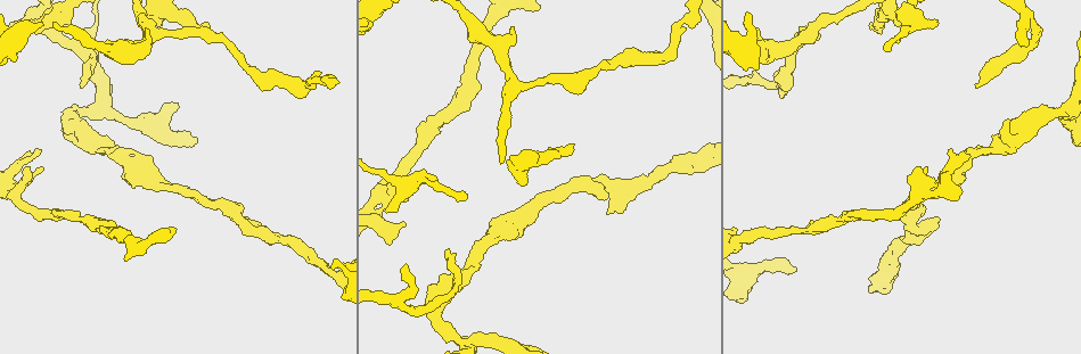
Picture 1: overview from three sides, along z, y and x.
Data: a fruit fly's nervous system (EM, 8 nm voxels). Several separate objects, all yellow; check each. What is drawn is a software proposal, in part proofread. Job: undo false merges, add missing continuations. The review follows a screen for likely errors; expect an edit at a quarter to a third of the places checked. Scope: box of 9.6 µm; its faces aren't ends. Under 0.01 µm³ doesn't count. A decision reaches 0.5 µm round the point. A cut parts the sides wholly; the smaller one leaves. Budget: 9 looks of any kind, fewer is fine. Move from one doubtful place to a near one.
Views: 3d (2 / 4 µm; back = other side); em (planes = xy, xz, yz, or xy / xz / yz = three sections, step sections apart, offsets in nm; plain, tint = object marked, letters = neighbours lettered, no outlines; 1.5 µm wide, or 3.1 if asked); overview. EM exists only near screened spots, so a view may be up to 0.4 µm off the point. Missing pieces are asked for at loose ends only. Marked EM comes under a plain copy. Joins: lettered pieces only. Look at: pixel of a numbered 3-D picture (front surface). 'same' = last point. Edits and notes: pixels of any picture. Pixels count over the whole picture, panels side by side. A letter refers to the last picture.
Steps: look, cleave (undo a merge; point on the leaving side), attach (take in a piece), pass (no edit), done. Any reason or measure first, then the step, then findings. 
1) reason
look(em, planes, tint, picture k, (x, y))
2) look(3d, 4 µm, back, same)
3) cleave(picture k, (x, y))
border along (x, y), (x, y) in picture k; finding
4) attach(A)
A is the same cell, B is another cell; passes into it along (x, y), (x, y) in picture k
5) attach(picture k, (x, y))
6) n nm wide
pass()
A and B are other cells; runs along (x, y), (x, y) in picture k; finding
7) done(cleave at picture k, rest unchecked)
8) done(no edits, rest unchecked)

free end
look(em, planes, letters, picture 1, (571, 145))

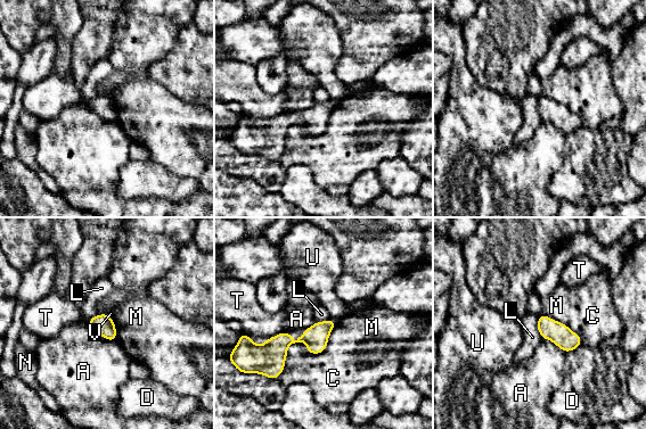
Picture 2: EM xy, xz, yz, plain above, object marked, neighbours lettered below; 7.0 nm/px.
pass()
A, C, D, L, M, N, T, U and V are other cells; runs along (332, 323), (315, 337), (260, 351) in picture 2; no lettered piece goes on from it

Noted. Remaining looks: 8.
look(em, planes, letters, picture 1, (145, 28))

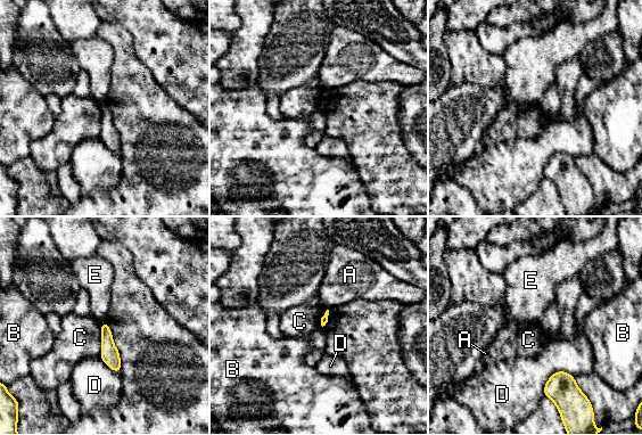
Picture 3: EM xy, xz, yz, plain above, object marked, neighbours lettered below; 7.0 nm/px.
pass()
A, B, C, D and E are other cells; border along (100, 323), (101, 351), (98, 355) in picture 3; no lettered piece goes on from it

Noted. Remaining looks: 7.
sharp bend
look(3d, 4 µm, back, picture 1, (923, 195))

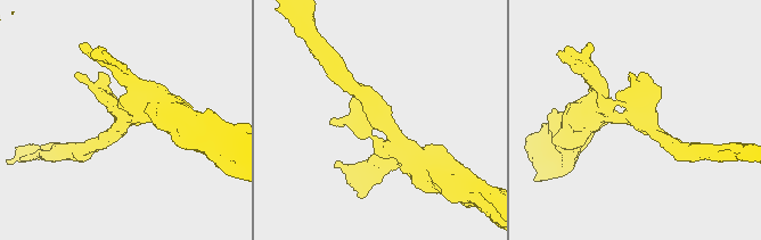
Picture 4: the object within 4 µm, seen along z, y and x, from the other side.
look(em, yz, step 8, tint, picture 4, (630, 118))

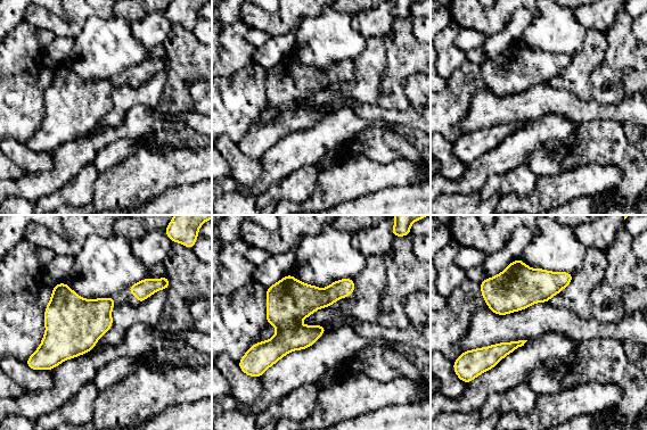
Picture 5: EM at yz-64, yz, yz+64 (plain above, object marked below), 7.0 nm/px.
another direction
look(em, xz, step 4, letters, same)

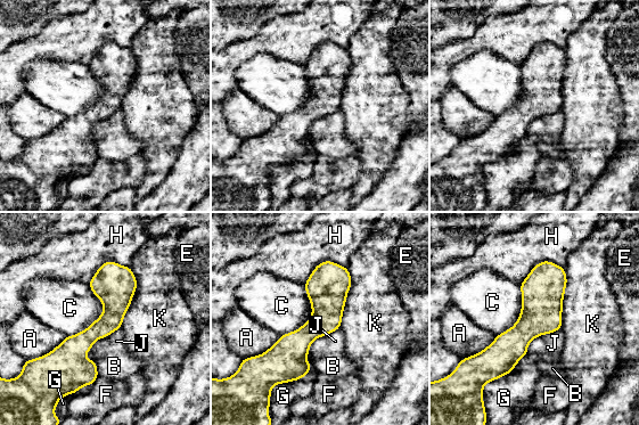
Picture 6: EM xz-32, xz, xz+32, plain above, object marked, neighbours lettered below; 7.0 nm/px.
pass()
A, B, C, E, F, G, H, J and K are other cells; border along (340, 327), (317, 337), (308, 354) in picture 6; continuous, no second neuron

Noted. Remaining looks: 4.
branch stops here
look(em, xz, step 8, tint, picture 1, (936, 21))

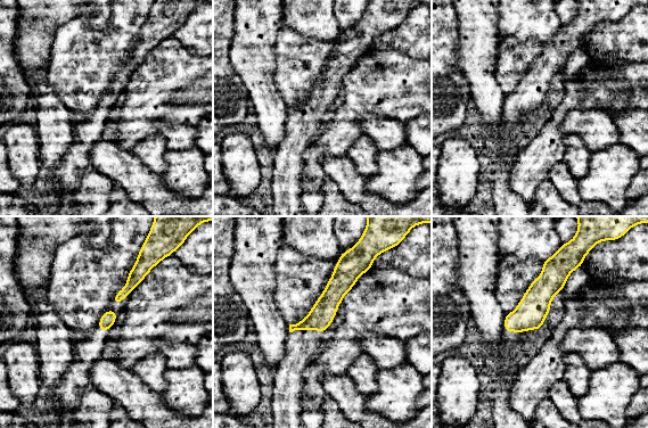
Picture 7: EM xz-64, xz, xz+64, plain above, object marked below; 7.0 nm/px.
see the neighbours
look(em, xz, step 8, letters, same)

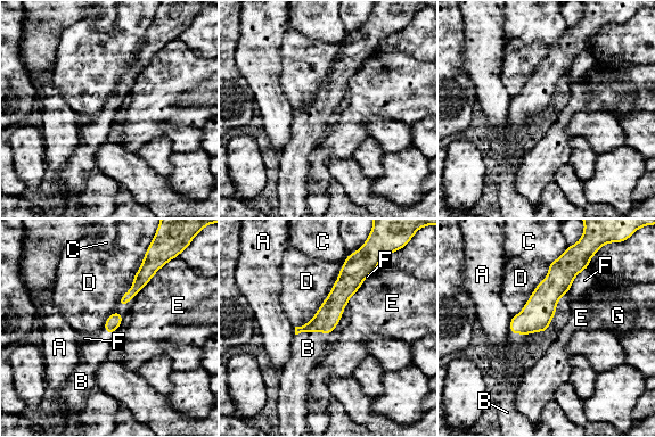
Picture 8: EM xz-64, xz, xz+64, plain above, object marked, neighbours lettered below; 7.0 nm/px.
100 nm wide
attach(B)
B is the same cell, A, C, D, E, F and G are other cells; passes into it along (329, 313), (311, 331), (308, 348) in picture 8; it goes on there

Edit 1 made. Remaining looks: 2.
done(attach at picture 8, rest unchecked)

